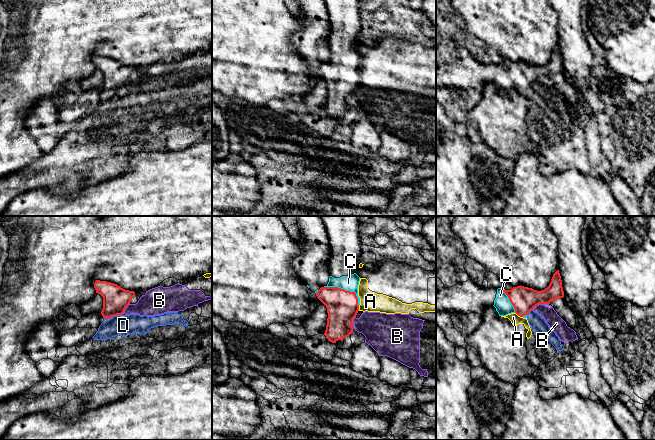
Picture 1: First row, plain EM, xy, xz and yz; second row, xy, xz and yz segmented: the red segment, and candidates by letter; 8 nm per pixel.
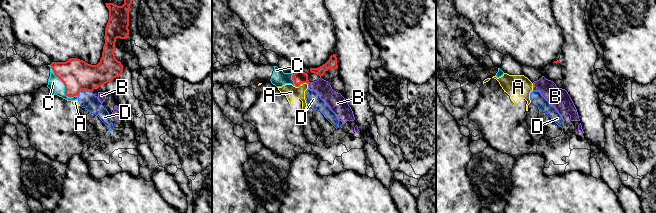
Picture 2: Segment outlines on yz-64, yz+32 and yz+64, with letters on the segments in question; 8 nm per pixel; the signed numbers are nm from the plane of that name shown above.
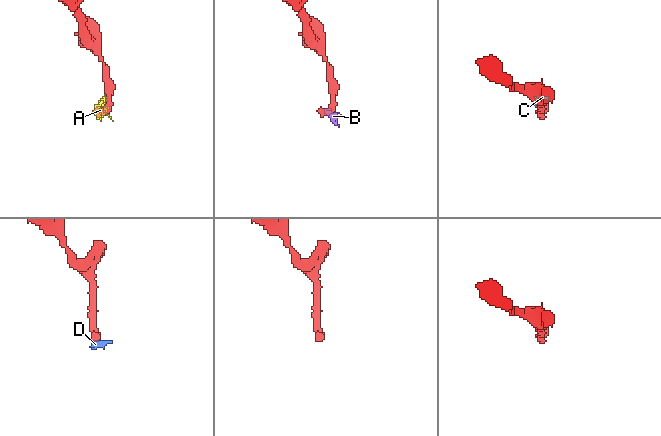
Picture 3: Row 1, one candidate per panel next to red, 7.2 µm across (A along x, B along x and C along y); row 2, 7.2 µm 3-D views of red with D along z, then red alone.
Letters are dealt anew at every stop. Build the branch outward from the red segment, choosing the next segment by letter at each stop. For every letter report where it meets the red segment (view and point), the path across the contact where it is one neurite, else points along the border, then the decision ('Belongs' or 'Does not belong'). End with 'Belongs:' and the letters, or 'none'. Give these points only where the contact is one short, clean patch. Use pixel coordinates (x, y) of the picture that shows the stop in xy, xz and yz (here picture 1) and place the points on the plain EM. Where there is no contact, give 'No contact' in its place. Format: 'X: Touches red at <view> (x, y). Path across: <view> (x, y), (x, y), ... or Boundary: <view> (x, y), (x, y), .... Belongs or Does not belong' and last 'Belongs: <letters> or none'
A: Touches red at yz (519, 91). Boundary: yz (515, 88), (522, 93). Does not belong
B: Touches red at yz (540, 79). Boundary: yz (548, 79), (539, 79), (532, 85). Does not belong
C: Touches red at xz (345, 66). Boundary: xz (324, 62), (337, 62), (353, 67), (358, 81). Does not belong
D: Touches red at xy (112, 92). Boundary: xy (121, 90), (104, 95). Does not belong
Belongs: none

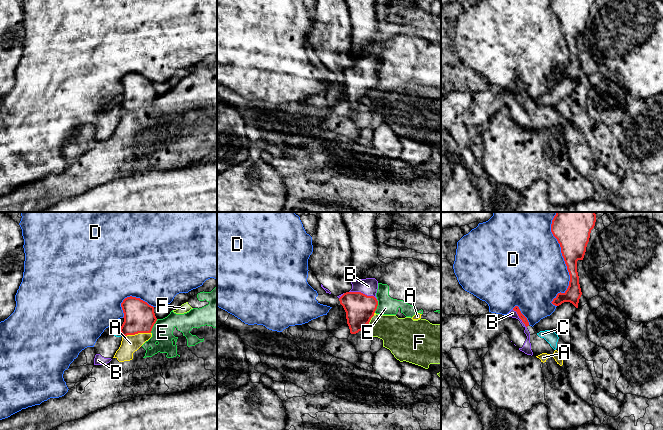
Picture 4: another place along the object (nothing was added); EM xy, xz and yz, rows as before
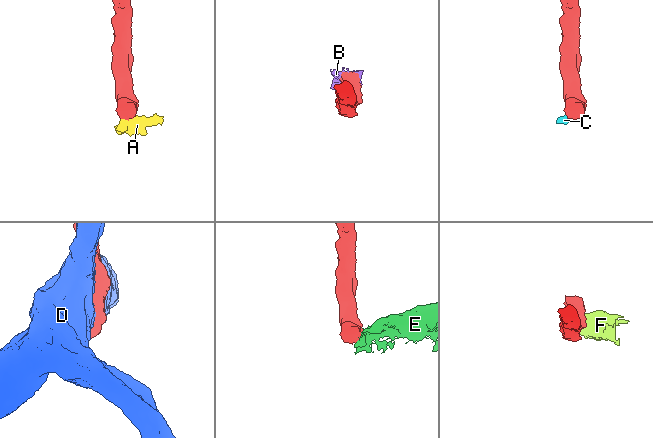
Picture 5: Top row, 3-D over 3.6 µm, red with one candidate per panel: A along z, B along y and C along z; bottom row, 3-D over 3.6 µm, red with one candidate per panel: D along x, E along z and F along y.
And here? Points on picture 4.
A: Touches red at xy (136, 109). Boundary: xy (150, 108), (138, 108), (122, 112). Does not belong
B: Touches red at xz (364, 70). Boundary: xz (349, 67), (360, 67), (367, 71), (372, 71), (377, 77). Does not belong
C: Touches red at xy (121, 109). Boundary: xy (118, 106), (122, 111). Does not belong
D: Touches red at yz (567, 44). Does not belong
E: Touches red at xy (153, 101). Boundary: xy (157, 95), (150, 108). Does not belong
F: Touches red at xz (370, 95). Boundary: xz (374, 91), (368, 99). Does not belong
Belongs: none

